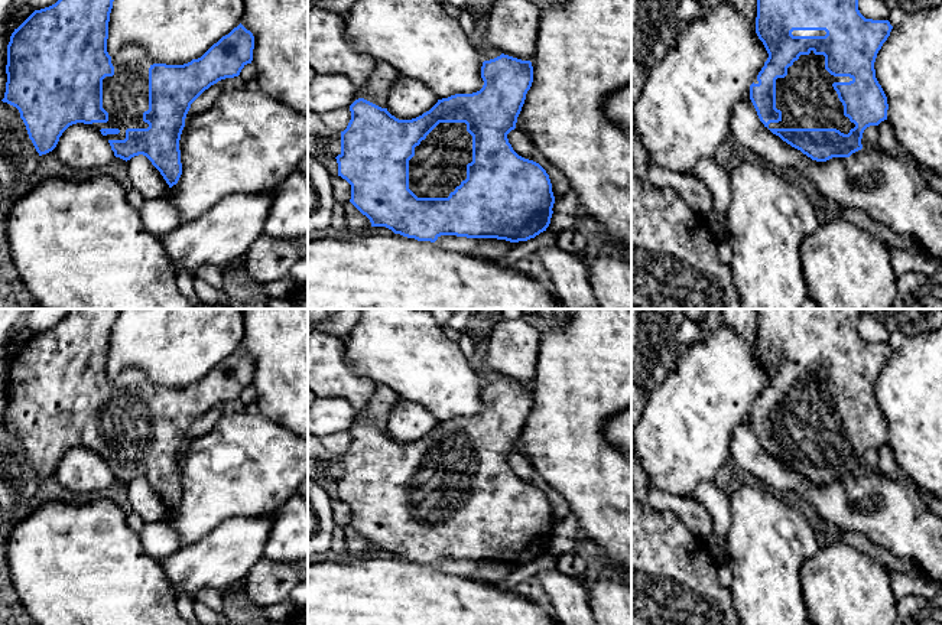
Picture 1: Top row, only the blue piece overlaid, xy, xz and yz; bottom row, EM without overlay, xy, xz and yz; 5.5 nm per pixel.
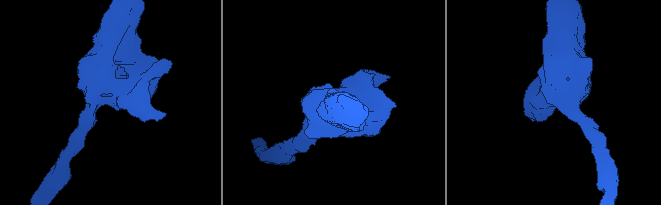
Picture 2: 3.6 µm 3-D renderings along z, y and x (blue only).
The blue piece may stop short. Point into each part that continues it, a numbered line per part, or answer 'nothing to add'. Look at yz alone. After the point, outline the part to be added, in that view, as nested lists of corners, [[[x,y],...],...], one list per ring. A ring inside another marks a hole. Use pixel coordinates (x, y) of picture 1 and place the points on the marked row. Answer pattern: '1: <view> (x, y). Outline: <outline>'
1: yz (806, 98). Outline: [[[800,55],[787,68],[785,78],[776,79],[776,108],[782,111],[779,123],[769,128],[837,128],[848,134],[855,127],[844,115],[844,105],[834,82],[850,82],[850,77],[834,77],[825,69],[825,56]]]

